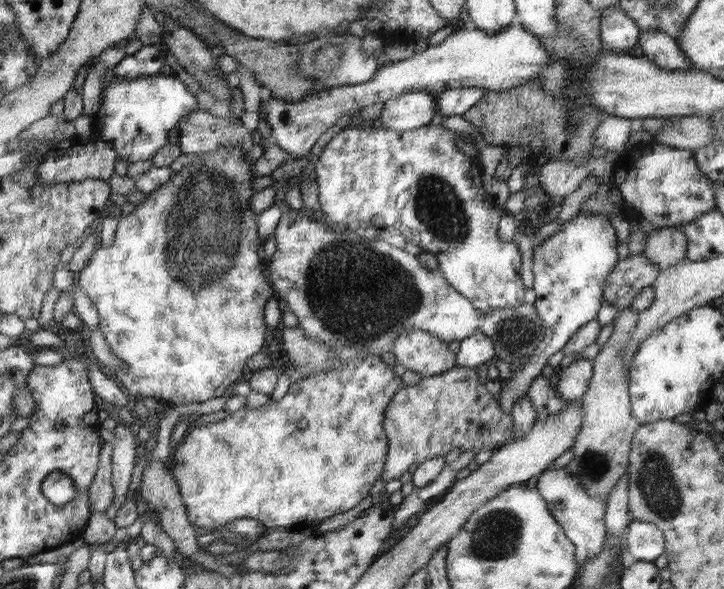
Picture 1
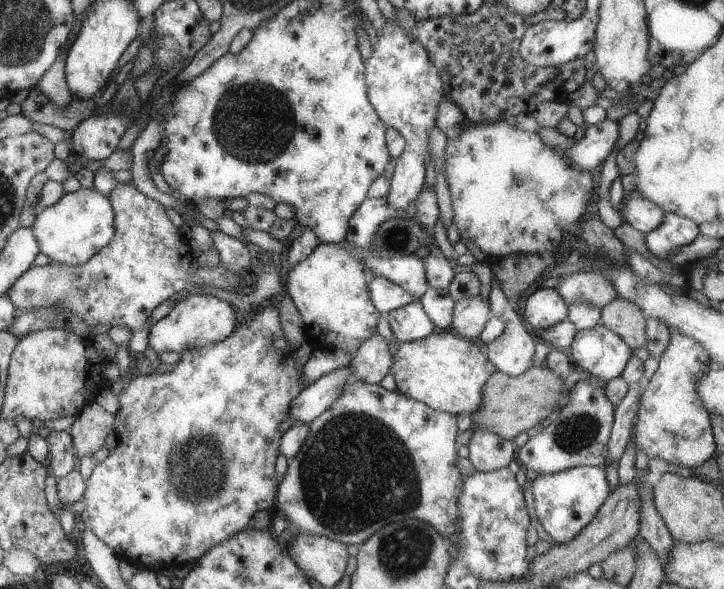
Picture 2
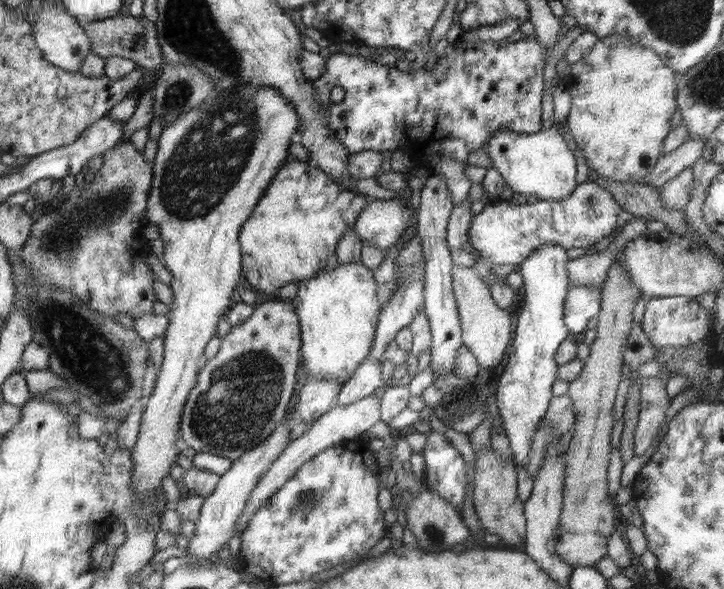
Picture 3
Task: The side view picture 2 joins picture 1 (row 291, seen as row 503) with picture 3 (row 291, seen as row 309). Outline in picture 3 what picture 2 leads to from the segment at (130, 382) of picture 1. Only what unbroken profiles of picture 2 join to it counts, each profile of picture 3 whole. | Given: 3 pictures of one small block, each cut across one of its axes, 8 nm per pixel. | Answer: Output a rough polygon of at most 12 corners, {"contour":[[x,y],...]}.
{"contour":[[296,158],[239,233],[246,285],[321,273],[369,204]]}

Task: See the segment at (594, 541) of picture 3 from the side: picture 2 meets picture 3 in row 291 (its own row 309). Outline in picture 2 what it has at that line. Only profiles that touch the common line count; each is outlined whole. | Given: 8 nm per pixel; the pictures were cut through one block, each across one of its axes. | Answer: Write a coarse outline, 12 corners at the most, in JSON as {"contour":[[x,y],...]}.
{"contour":[[624,298],[601,308],[600,324],[632,348],[647,343],[645,312]]}

